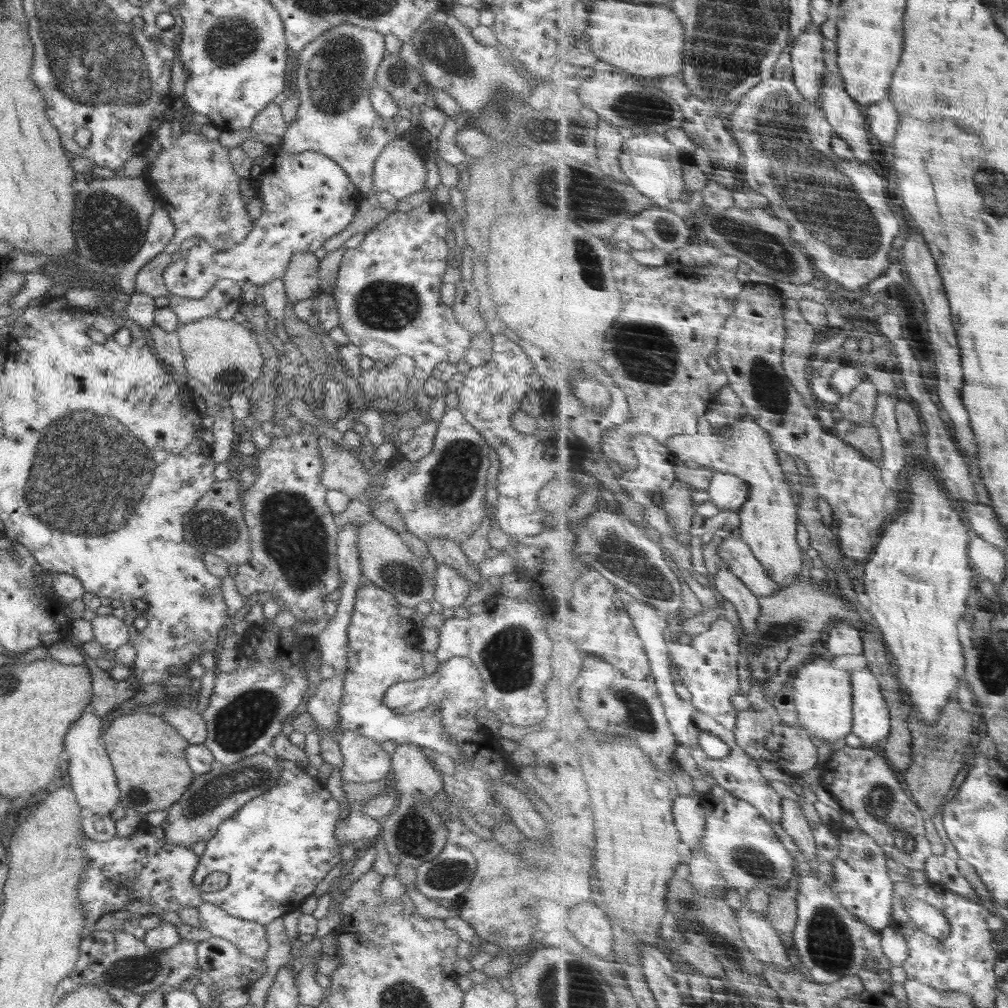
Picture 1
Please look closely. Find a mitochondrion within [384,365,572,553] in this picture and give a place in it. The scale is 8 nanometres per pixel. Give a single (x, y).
(453, 478)

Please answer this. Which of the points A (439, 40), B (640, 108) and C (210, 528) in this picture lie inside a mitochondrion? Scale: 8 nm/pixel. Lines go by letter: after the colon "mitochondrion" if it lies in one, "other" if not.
A: mitochondrion
B: mitochondrion
C: mitochondrion

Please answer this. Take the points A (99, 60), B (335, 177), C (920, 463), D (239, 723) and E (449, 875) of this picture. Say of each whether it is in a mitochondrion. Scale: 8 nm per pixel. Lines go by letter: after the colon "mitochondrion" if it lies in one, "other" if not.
A: mitochondrion
B: other
C: other
D: mitochondrion
E: mitochondrion

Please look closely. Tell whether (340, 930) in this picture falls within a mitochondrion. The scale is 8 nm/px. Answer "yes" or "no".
no

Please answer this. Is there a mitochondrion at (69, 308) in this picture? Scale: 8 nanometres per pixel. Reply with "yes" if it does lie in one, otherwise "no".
no

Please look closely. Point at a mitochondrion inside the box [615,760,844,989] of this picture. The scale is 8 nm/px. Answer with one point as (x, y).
(697, 923)

